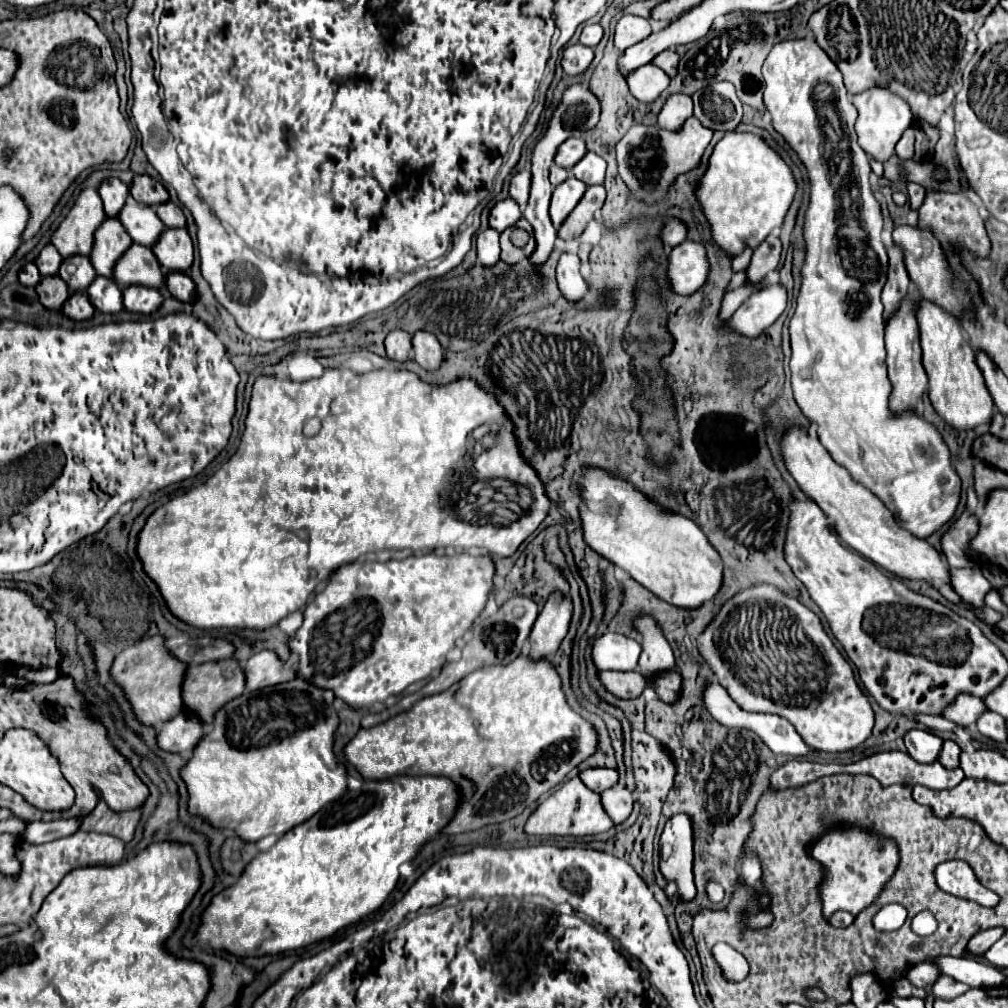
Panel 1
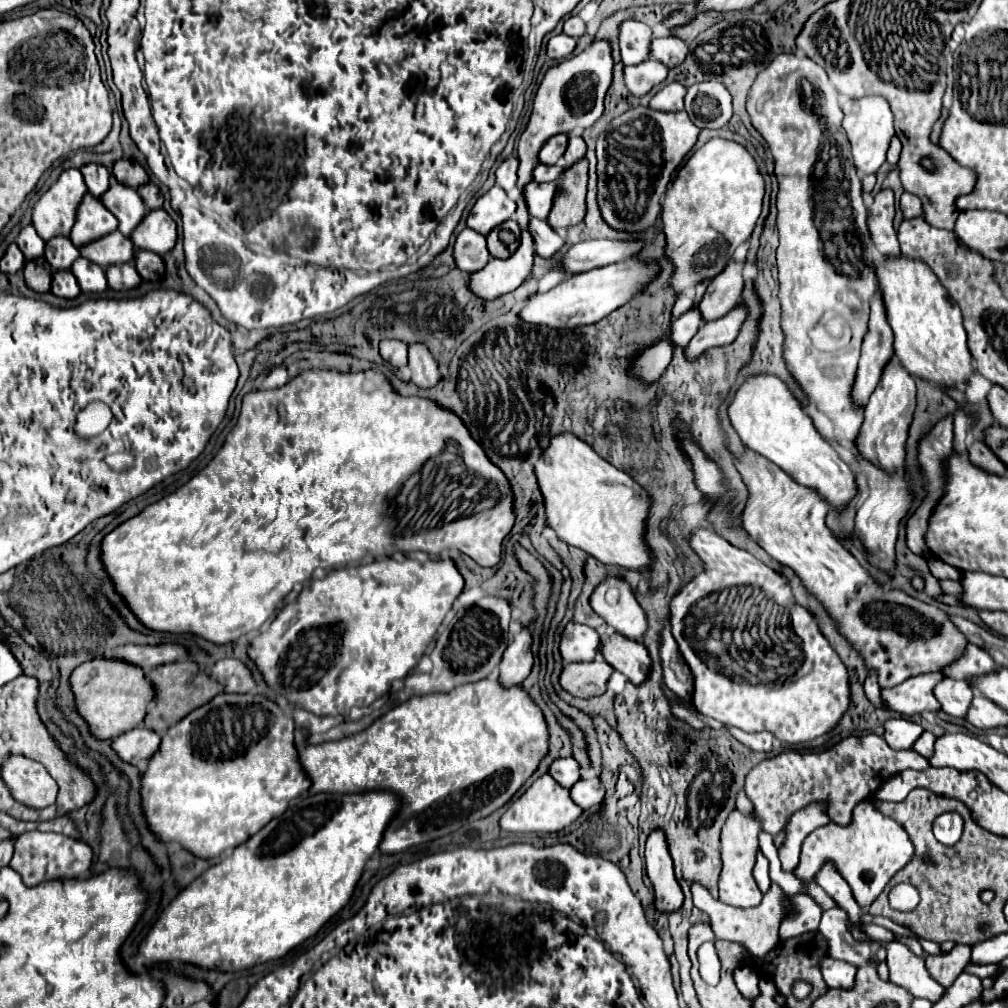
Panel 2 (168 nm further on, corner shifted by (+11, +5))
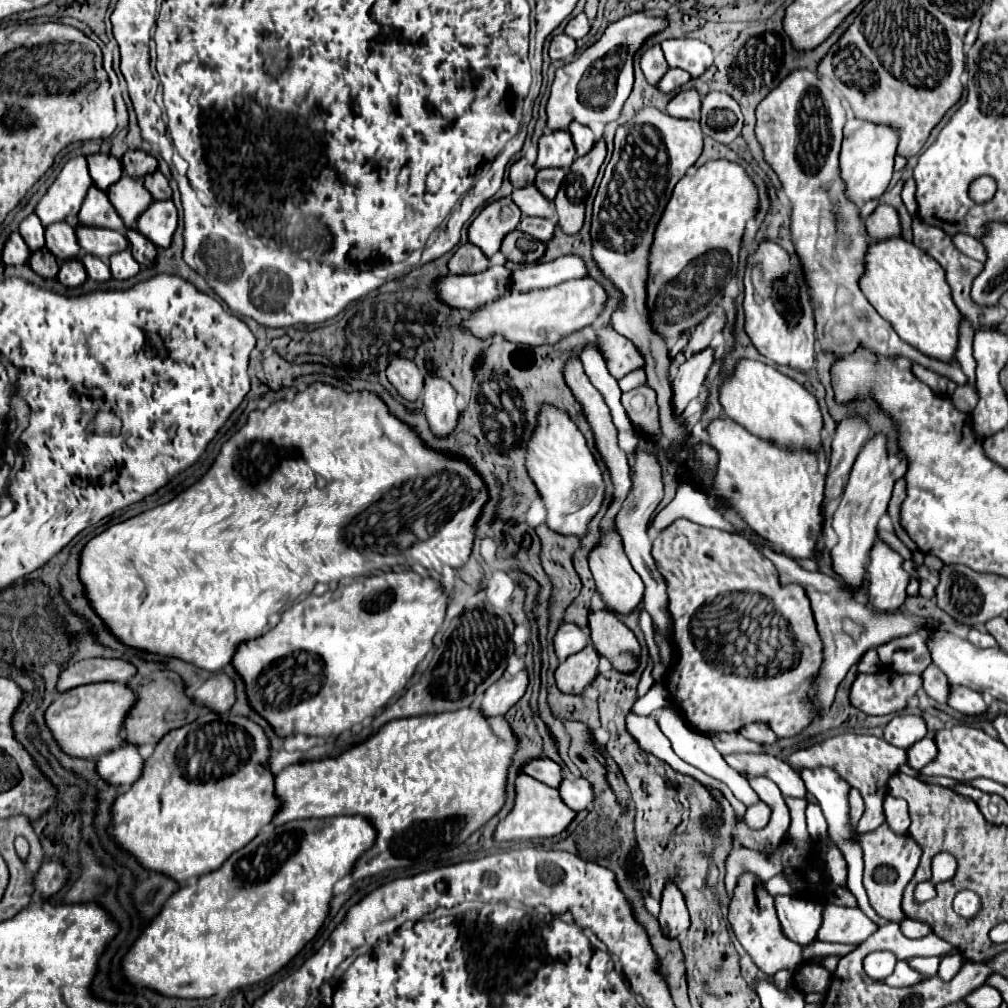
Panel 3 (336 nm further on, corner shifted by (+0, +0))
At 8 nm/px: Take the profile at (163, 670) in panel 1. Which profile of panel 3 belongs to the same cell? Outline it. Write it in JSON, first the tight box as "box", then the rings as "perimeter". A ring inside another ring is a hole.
{"box":[45,682,135,758],"perimeter":[[[93,682],[91,686],[77,686],[59,694],[47,708],[45,720],[67,754],[79,758],[99,758],[103,752],[111,752],[123,744],[123,722],[133,704],[135,692],[127,684]]]}

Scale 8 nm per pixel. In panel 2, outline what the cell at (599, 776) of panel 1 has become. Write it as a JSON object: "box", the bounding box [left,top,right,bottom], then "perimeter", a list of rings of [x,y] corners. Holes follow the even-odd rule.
{"box":[548,757,580,789],"perimeter":[[[572,757],[556,759],[556,761],[548,767],[548,775],[552,775],[562,787],[570,789],[570,785],[574,785],[576,779],[580,779],[580,775],[578,775],[578,763],[576,763]]]}

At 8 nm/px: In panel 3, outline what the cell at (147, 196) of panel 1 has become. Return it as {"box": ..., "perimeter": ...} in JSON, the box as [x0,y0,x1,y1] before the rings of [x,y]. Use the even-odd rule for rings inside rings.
{"box":[123,150,157,178],"perimeter":[[[129,150],[123,156],[123,166],[125,166],[127,174],[131,174],[131,178],[143,178],[157,170],[157,160],[141,150],[135,150],[135,152]]]}

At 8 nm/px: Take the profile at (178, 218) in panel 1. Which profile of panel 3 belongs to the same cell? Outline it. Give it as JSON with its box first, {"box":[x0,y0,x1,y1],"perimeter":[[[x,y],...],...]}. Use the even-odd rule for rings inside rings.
{"box":[145,170,171,200],"perimeter":[[[159,170],[149,174],[149,176],[145,176],[145,186],[147,186],[147,190],[151,192],[151,196],[155,200],[171,200],[169,182],[167,182],[167,178]]]}

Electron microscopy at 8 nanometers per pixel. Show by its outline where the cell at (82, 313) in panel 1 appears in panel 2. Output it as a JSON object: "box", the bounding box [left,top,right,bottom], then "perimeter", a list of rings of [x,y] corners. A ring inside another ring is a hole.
{"box":[50,271,80,299],"perimeter":[[[56,271],[52,275],[52,287],[50,291],[56,297],[66,297],[66,299],[74,299],[80,295],[80,285],[76,281],[76,277],[70,271]]]}

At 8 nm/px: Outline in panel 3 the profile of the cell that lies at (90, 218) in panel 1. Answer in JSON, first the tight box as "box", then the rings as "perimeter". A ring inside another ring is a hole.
{"box":[35,156,93,226],"perimeter":[[[85,156],[71,158],[35,208],[35,214],[43,226],[51,226],[51,222],[67,222],[69,226],[77,226],[77,214],[91,184],[93,180],[89,176]]]}

